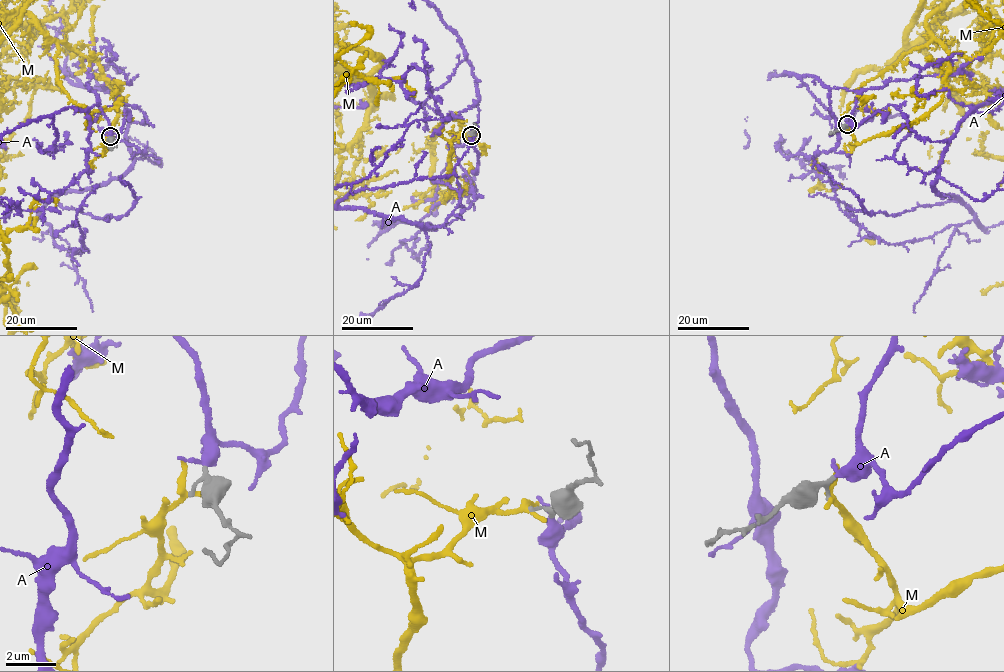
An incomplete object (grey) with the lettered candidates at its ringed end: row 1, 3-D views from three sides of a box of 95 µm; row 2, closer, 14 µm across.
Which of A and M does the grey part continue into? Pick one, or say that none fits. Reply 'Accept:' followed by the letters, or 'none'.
Accept: A

